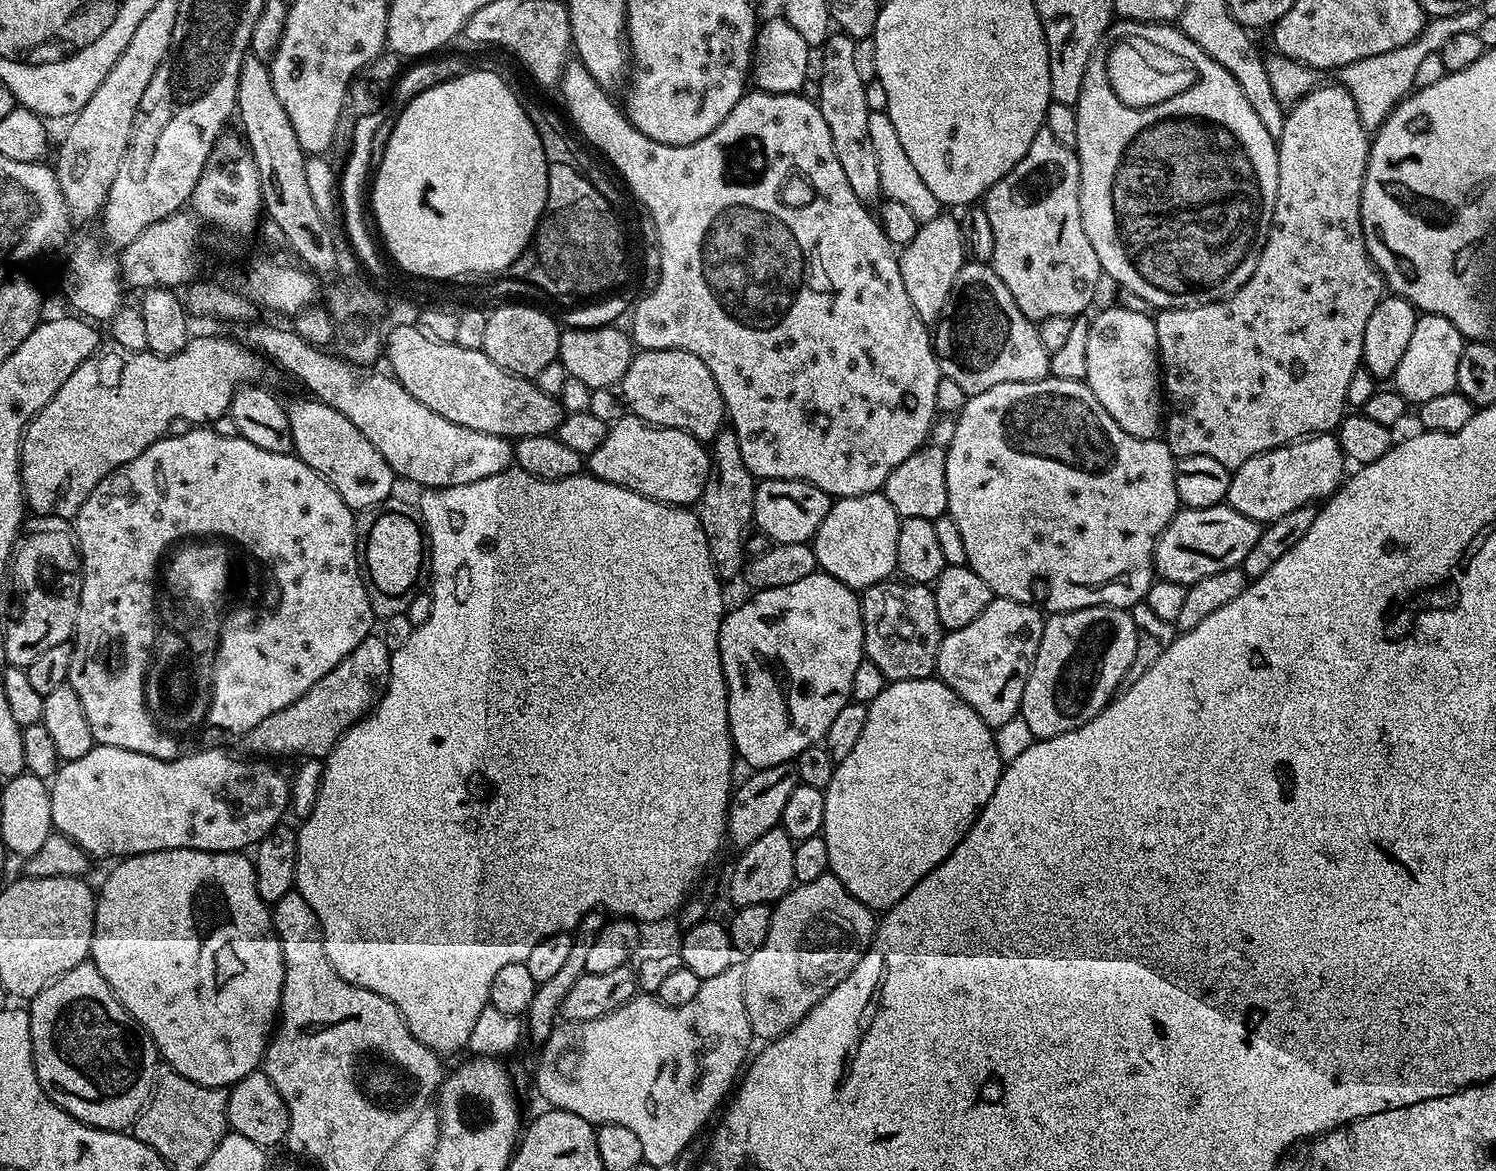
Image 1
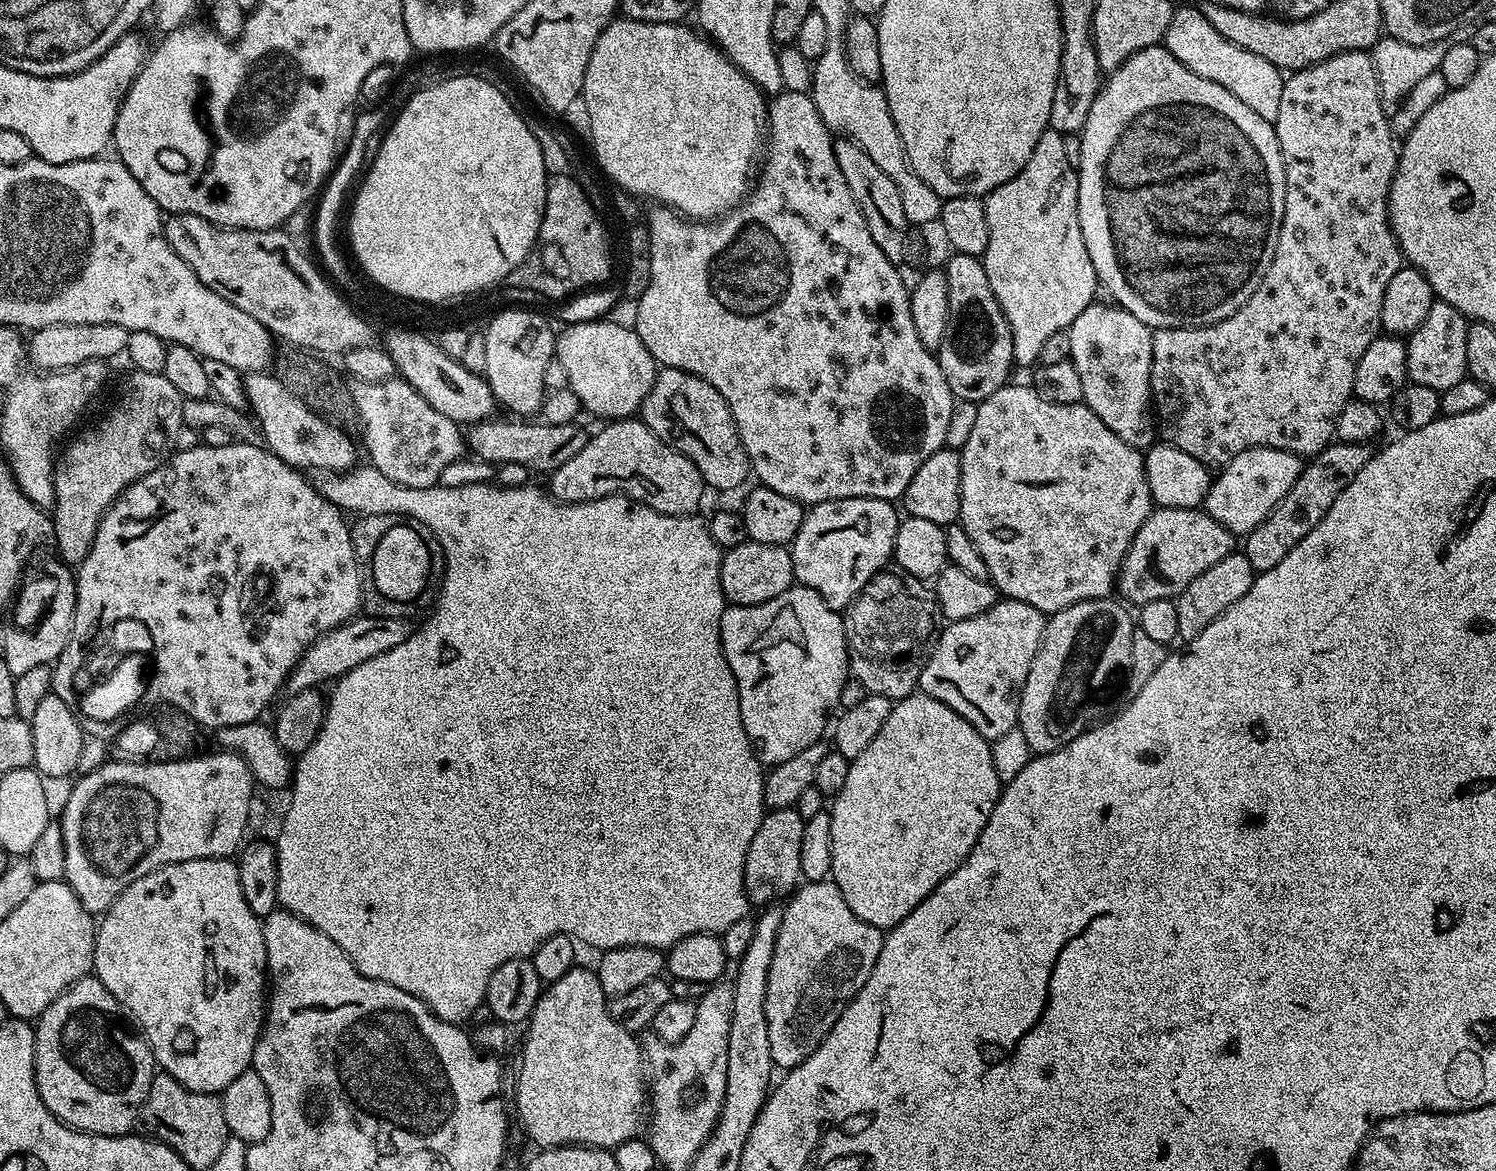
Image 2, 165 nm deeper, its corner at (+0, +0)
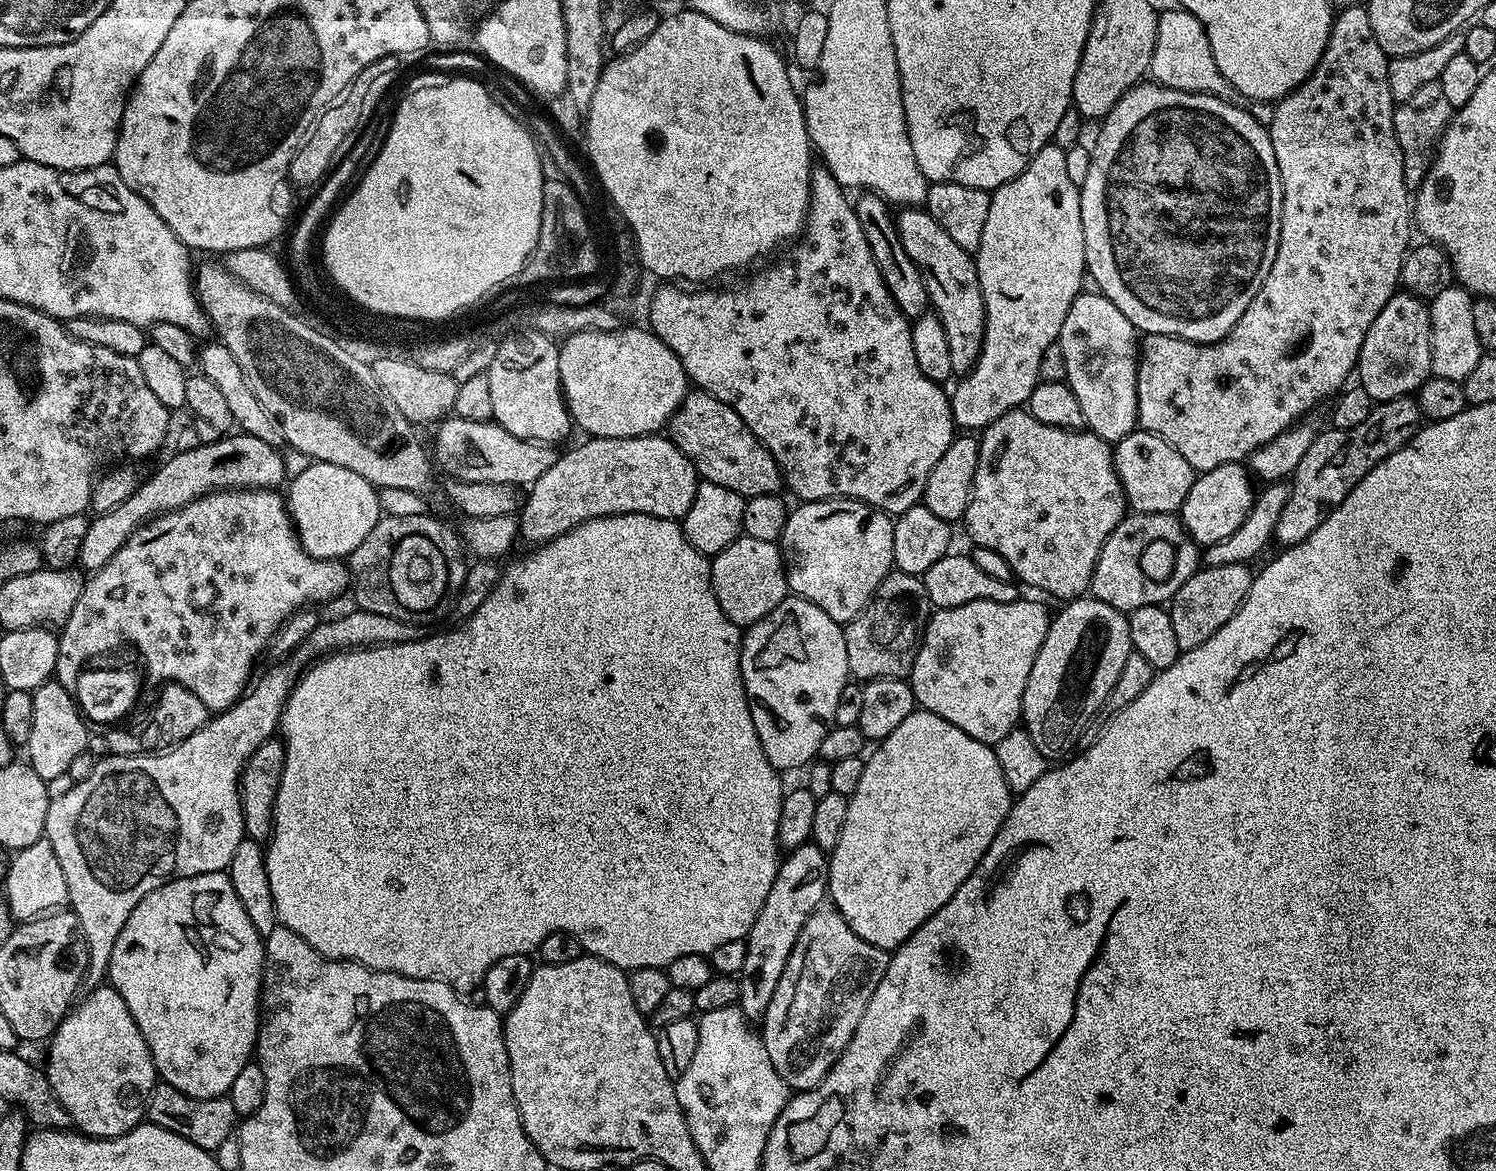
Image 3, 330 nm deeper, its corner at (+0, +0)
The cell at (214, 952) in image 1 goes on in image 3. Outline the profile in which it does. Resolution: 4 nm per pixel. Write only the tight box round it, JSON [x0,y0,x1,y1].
[107,871,264,1100]

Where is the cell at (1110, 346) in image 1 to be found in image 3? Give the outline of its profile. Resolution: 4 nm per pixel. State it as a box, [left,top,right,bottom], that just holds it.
[1058,291,1138,442]

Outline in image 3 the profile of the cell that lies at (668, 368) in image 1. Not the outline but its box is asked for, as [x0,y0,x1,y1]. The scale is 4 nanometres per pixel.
[666,391,782,498]

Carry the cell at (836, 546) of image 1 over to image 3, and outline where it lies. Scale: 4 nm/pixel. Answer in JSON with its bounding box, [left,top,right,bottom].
[778,498,893,622]

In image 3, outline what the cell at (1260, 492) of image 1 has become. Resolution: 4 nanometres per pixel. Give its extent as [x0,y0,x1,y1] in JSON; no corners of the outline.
[1178,463,1254,546]

